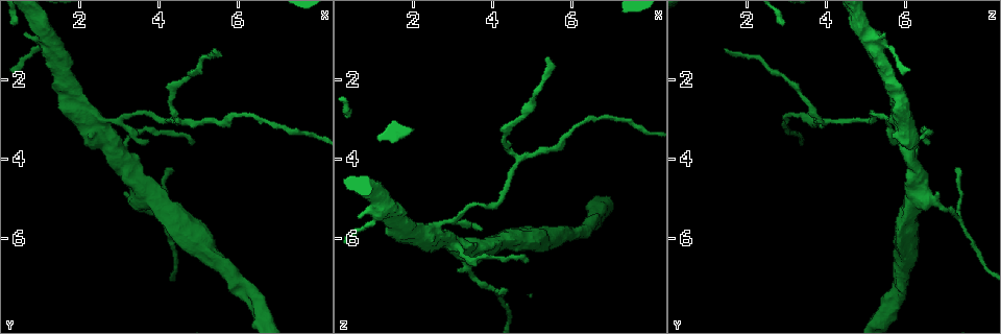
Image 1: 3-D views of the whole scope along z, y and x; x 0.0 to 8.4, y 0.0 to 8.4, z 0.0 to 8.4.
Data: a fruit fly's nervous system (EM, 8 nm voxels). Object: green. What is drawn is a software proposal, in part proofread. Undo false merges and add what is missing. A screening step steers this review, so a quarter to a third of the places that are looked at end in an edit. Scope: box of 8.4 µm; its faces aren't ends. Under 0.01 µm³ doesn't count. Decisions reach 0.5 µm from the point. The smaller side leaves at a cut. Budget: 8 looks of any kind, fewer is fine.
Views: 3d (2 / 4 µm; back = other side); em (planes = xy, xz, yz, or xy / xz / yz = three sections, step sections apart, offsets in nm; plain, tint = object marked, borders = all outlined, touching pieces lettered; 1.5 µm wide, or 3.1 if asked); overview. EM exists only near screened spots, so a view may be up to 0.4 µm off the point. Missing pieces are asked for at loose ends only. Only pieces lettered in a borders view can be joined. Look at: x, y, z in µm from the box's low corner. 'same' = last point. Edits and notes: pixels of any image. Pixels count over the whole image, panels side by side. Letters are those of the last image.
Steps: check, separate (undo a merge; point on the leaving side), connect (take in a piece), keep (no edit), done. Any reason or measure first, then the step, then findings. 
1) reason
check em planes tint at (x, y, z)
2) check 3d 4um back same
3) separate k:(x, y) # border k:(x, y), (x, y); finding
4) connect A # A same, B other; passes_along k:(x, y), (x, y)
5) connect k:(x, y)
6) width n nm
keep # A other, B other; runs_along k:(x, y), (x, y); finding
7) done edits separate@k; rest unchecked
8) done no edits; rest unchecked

stops while still wide
check 3d 2um at (0.55, 0.85, 5.50)

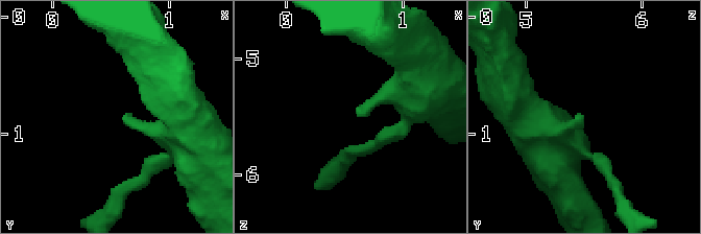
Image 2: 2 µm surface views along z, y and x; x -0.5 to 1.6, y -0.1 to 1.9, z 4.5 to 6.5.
check em planes plain at (0.62, 0.84, 5.50)

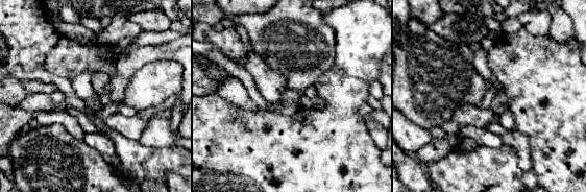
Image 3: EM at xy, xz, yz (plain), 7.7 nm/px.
see the neighbours
check em planes borders same

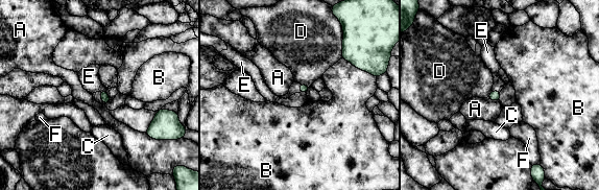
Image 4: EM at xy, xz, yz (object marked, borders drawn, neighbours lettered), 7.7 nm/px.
connect E # A other, B other, C other, D other, E same, F other; passes_along 4:(303, 88), (300, 88), (294, 88); it goes on there

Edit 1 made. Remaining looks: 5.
thick turns thin
check 3d 4um at (2.95, 3.05, 5.65)

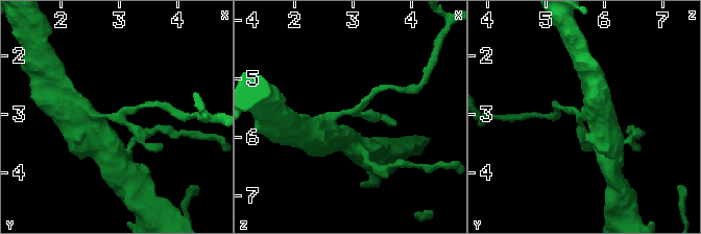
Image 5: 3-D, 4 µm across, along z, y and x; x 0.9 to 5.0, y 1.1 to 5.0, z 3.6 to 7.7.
now the EM
check em planes plain at (2.95, 3.05, 5.65)

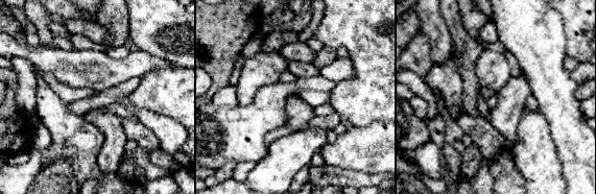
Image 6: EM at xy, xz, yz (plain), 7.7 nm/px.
see the neighbours
check em planes borders same

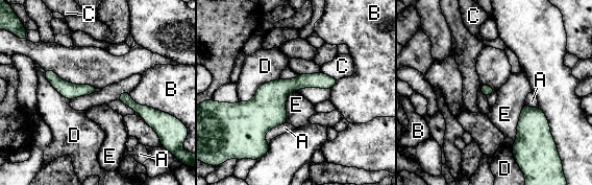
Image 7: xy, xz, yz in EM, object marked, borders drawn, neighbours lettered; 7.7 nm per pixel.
keep # A other, B other, C other, D other, E other; one cell here

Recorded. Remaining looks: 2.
done edits connect@4; rest unchecked

